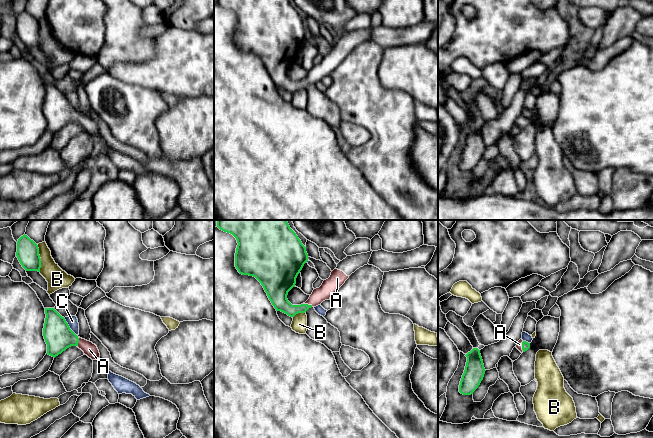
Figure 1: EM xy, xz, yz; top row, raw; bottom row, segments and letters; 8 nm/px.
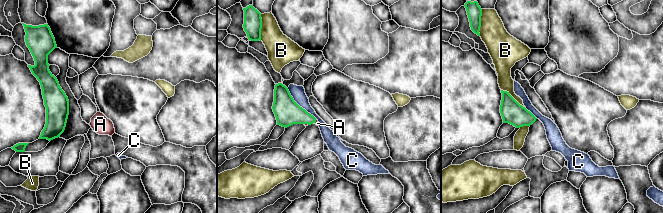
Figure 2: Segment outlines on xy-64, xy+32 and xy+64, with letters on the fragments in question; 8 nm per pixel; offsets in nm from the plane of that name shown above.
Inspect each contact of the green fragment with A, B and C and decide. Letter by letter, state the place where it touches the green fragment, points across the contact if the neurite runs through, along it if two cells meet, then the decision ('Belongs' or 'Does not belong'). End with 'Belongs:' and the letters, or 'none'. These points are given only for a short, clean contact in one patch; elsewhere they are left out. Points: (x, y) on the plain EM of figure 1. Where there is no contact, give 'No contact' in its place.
A: Touches green at yz (522, 122). Path across: yz (525, 121), (522, 122), (519, 120). Belongs
B: Touches green at xy (40, 34). Does not belong
C: Touches green at xy (69, 103). Boundary: xy (64, 94), (69, 104), (76, 111). Does not belong
Belongs: A

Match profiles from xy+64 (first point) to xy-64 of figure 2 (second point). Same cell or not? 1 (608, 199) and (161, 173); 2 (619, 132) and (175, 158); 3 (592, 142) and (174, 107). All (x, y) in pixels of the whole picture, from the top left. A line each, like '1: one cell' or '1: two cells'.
1: one cell
2: two cells
3: two cells

